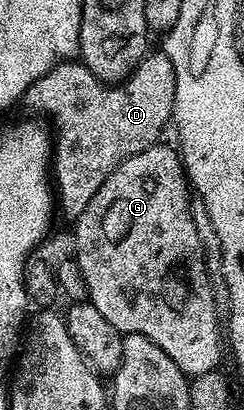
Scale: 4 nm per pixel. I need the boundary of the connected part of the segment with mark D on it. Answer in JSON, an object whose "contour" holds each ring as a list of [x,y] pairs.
{"contour":[[[162,52],[145,54],[131,76],[119,84],[105,84],[98,80],[79,60],[60,62],[54,68],[50,68],[46,76],[30,84],[22,99],[23,105],[26,104],[30,109],[45,114],[40,116],[47,119],[54,131],[50,174],[54,179],[54,197],[61,215],[64,213],[68,220],[75,220],[84,211],[86,204],[90,204],[94,192],[98,192],[98,188],[106,184],[110,172],[114,172],[114,168],[122,164],[122,160],[130,160],[130,156],[138,156],[138,152],[161,141],[160,133],[167,126],[169,129],[172,122],[175,91],[174,64],[170,64],[170,60]]]}

